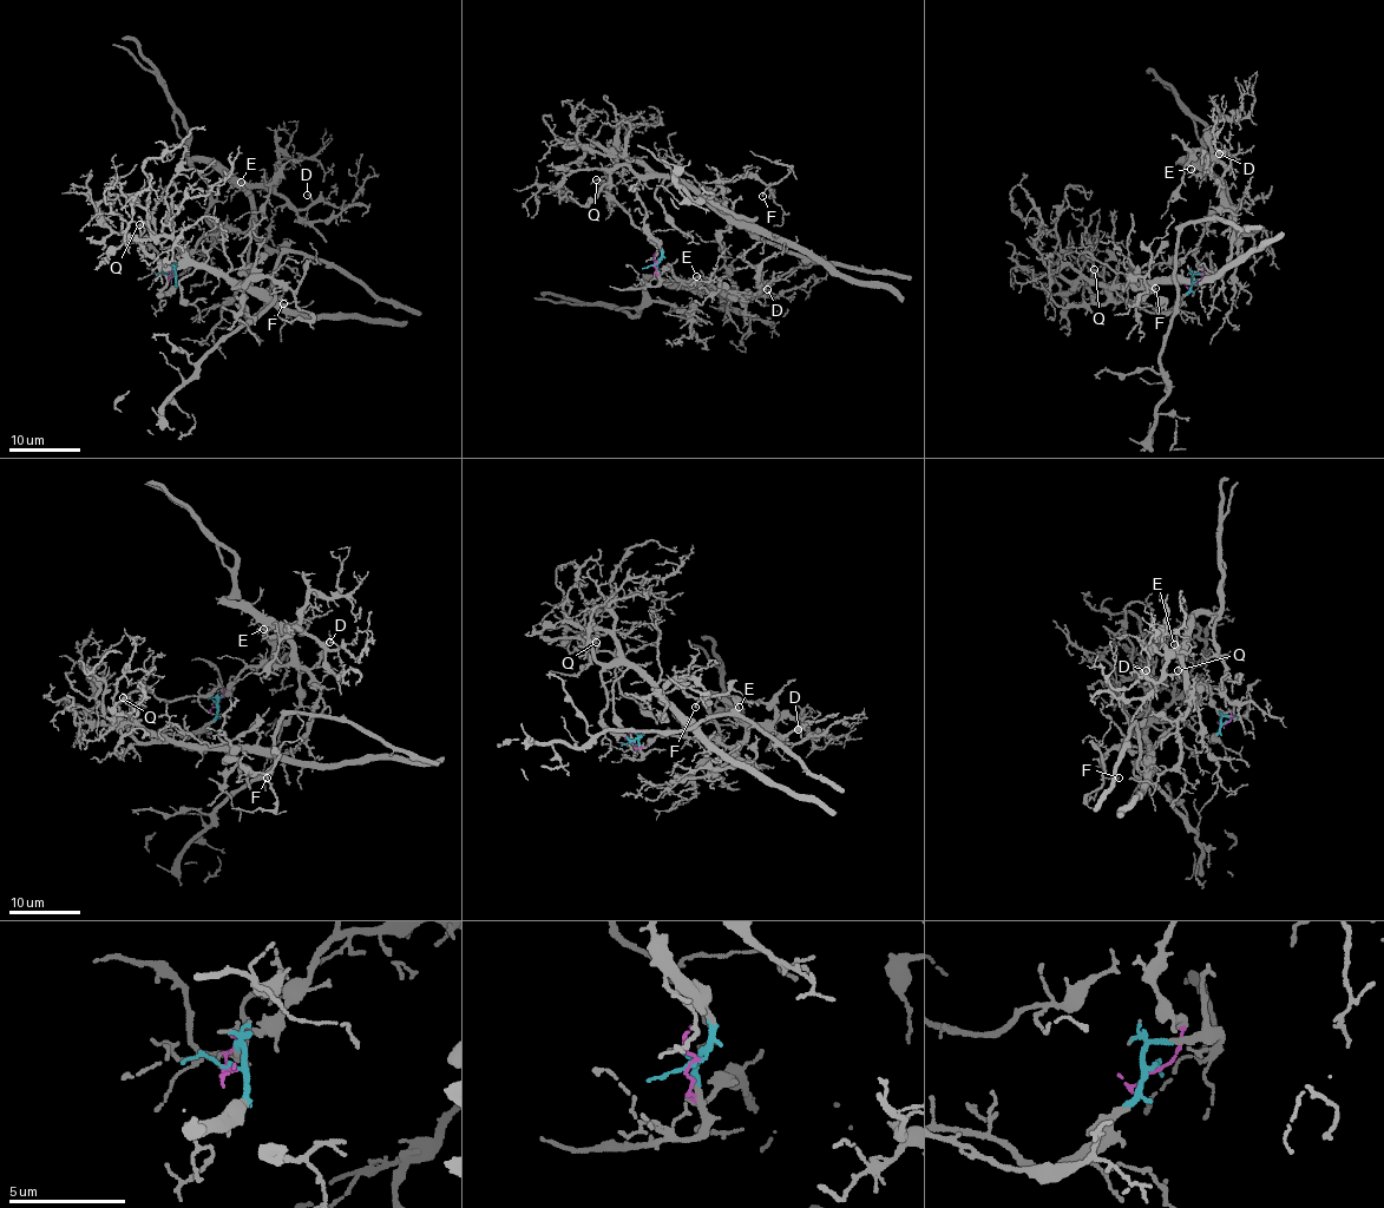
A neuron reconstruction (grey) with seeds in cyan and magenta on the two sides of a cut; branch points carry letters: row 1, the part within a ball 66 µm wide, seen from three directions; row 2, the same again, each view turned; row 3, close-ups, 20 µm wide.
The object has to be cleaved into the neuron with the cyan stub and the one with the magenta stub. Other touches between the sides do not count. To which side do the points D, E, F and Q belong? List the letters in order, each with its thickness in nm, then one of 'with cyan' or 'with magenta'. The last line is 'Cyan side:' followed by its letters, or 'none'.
D: calibre 110 nm; with magenta
E: calibre 130 nm; with magenta
F: calibre 100 nm; with cyan
Q: calibre 140 nm; with cyan
Cyan side: F, Q

